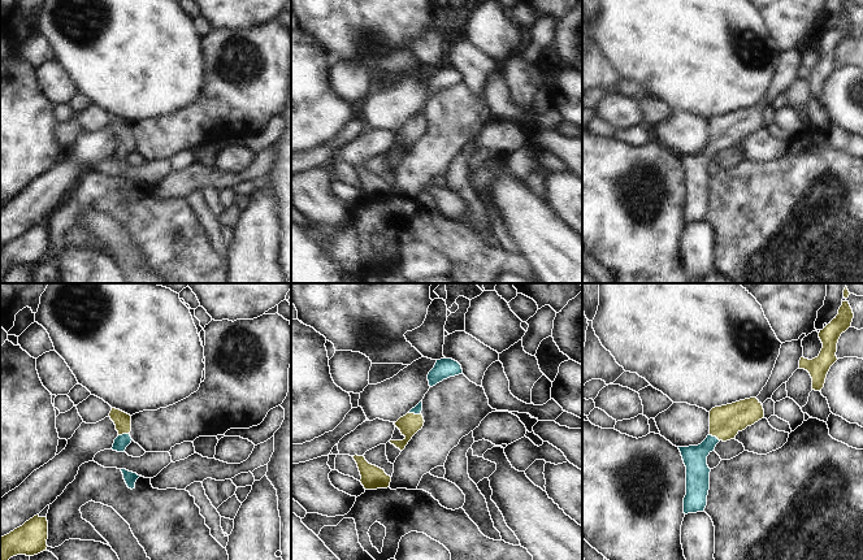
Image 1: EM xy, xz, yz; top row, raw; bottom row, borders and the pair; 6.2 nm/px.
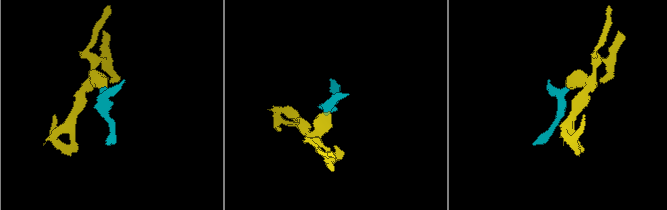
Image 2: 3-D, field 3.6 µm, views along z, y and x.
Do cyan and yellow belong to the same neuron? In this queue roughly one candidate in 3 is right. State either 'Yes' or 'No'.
Yes

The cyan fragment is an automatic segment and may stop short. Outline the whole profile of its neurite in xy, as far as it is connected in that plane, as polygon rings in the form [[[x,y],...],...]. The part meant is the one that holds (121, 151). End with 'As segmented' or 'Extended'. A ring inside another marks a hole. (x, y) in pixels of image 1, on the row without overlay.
[[[112,117],[109,126],[114,131],[116,139],[118,140],[118,146],[114,148],[112,159],[125,161],[126,156],[133,149],[130,146],[131,125],[120,118]]]. Extended

